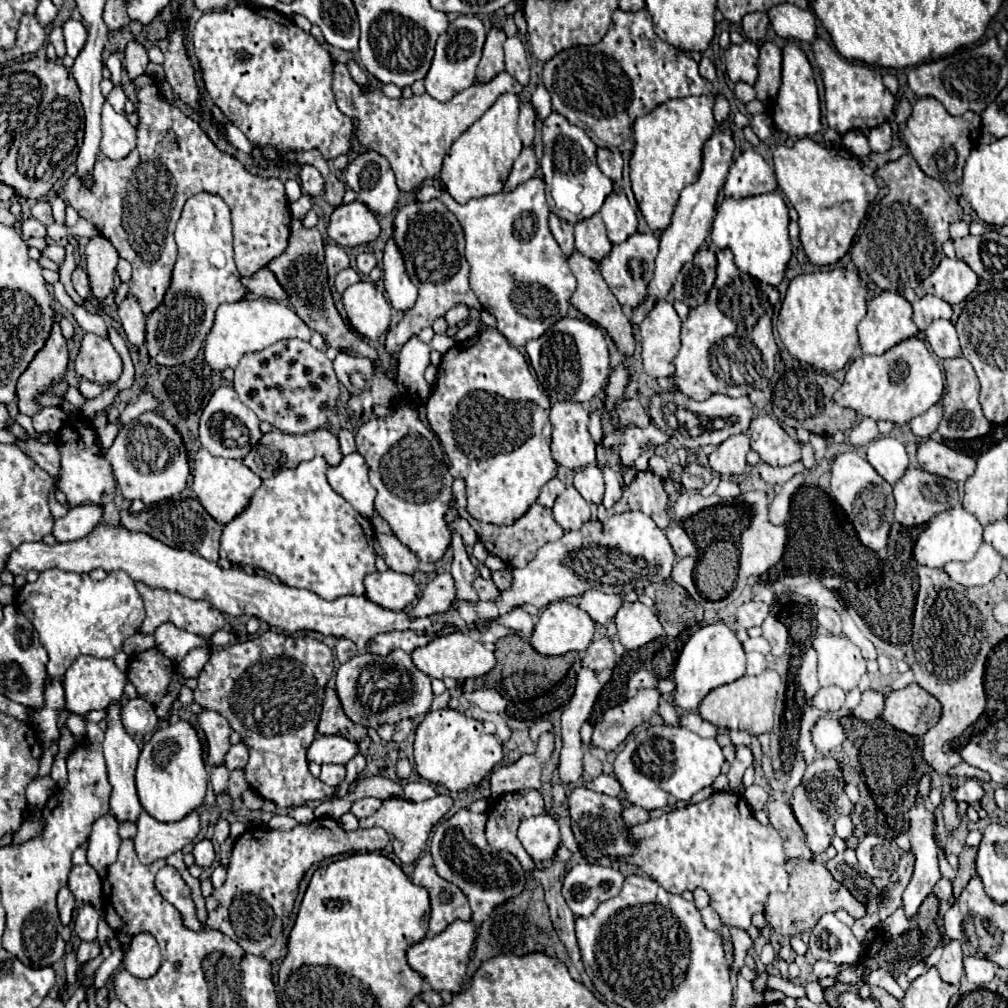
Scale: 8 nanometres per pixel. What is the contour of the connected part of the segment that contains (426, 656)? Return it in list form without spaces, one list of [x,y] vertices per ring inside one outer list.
[[[451,632],[445,636],[437,636],[427,646],[415,648],[411,652],[413,664],[425,672],[431,678],[455,678],[455,680],[467,680],[487,674],[495,666],[495,656],[491,650],[487,650],[475,636],[463,634],[463,632]]]

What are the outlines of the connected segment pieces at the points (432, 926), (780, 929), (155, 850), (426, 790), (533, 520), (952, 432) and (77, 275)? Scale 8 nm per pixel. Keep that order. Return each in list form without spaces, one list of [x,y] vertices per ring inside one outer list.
[[[429,854],[417,860],[415,872],[413,872],[413,884],[423,886],[429,892],[431,898],[431,920],[429,920],[429,932],[441,934],[449,924],[455,920],[471,920],[471,908],[467,904],[467,898],[459,888],[453,884],[447,884],[443,878],[437,876],[433,868],[433,860]]]
[[[791,858],[785,866],[789,872],[789,889],[783,894],[769,894],[764,909],[767,922],[777,933],[792,937],[811,931],[823,914],[835,912],[839,908],[845,908],[853,918],[863,918],[867,914],[865,904],[853,898],[851,892],[839,884],[821,862]]]
[[[141,812],[137,820],[137,834],[133,838],[135,852],[141,864],[151,864],[155,860],[167,858],[173,852],[179,852],[187,842],[191,842],[199,832],[199,816],[191,812],[179,822],[163,824],[151,818],[147,812]]]
[[[409,782],[405,786],[405,800],[409,802],[423,802],[427,798],[433,798],[437,792],[433,786],[429,786],[427,782]]]
[[[455,480],[453,482],[453,494],[455,494],[455,500],[457,500],[457,508],[459,508],[459,514],[473,526],[473,530],[477,532],[479,540],[483,542],[483,546],[487,548],[489,554],[493,556],[499,556],[505,564],[509,566],[525,566],[529,560],[533,560],[535,552],[551,542],[551,540],[559,540],[563,536],[563,528],[555,522],[553,518],[553,512],[549,508],[543,508],[541,504],[533,504],[515,524],[511,526],[495,526],[495,524],[483,524],[483,522],[477,522],[475,518],[469,516],[467,512],[467,498],[465,498],[465,482],[463,480]]]
[[[953,358],[953,360],[945,360],[943,362],[943,370],[945,370],[945,392],[943,392],[943,420],[937,428],[937,432],[945,438],[945,440],[971,440],[971,438],[979,438],[985,436],[991,428],[989,420],[983,416],[981,412],[981,404],[979,404],[979,380],[975,376],[975,370],[971,366],[969,360],[961,358]]]
[[[75,268],[75,272],[73,272],[73,286],[75,286],[77,294],[79,294],[83,300],[87,300],[87,298],[91,296],[89,276],[87,276],[87,272],[85,272],[83,268]]]

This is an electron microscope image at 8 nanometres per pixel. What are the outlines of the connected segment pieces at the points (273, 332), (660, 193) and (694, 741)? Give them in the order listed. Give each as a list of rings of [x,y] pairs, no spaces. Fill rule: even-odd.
[[[245,298],[233,304],[221,304],[213,328],[205,338],[205,362],[213,370],[235,368],[241,356],[263,350],[287,338],[299,338],[309,342],[311,330],[285,302],[277,302],[271,298]]]
[[[713,94],[699,98],[675,98],[635,120],[635,150],[629,162],[630,181],[639,210],[651,230],[665,230],[671,224],[681,190],[695,184],[699,178],[703,168],[703,146],[717,128],[713,106]]]
[[[663,724],[649,726],[631,738],[619,752],[613,770],[627,792],[629,802],[651,812],[679,800],[689,802],[695,792],[713,784],[713,780],[721,774],[723,762],[723,752],[713,738],[701,738],[683,726]]]

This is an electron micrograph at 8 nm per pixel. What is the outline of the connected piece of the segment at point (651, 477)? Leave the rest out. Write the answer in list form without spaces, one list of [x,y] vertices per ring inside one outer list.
[[[637,472],[637,478],[633,480],[633,484],[623,488],[623,496],[621,496],[621,500],[613,506],[613,512],[641,510],[641,512],[645,512],[649,518],[653,518],[653,522],[655,522],[659,528],[667,528],[669,522],[671,522],[671,518],[669,518],[667,512],[665,512],[667,502],[669,502],[669,496],[667,496],[667,492],[663,490],[661,480],[659,480],[655,474],[651,474],[651,472]]]

